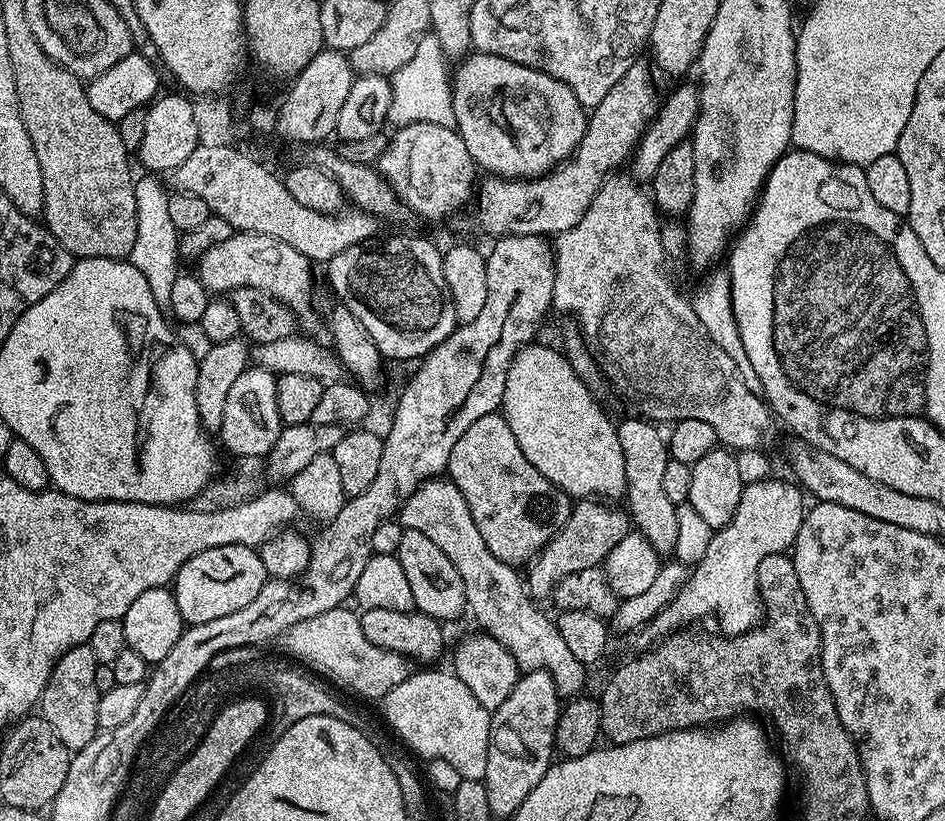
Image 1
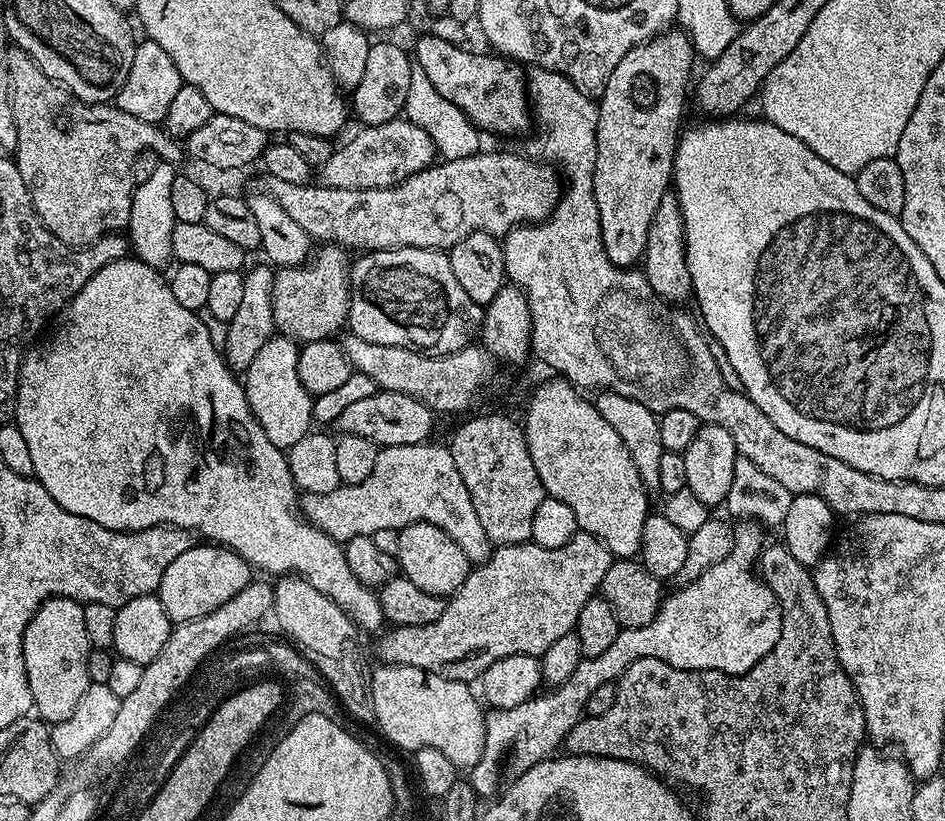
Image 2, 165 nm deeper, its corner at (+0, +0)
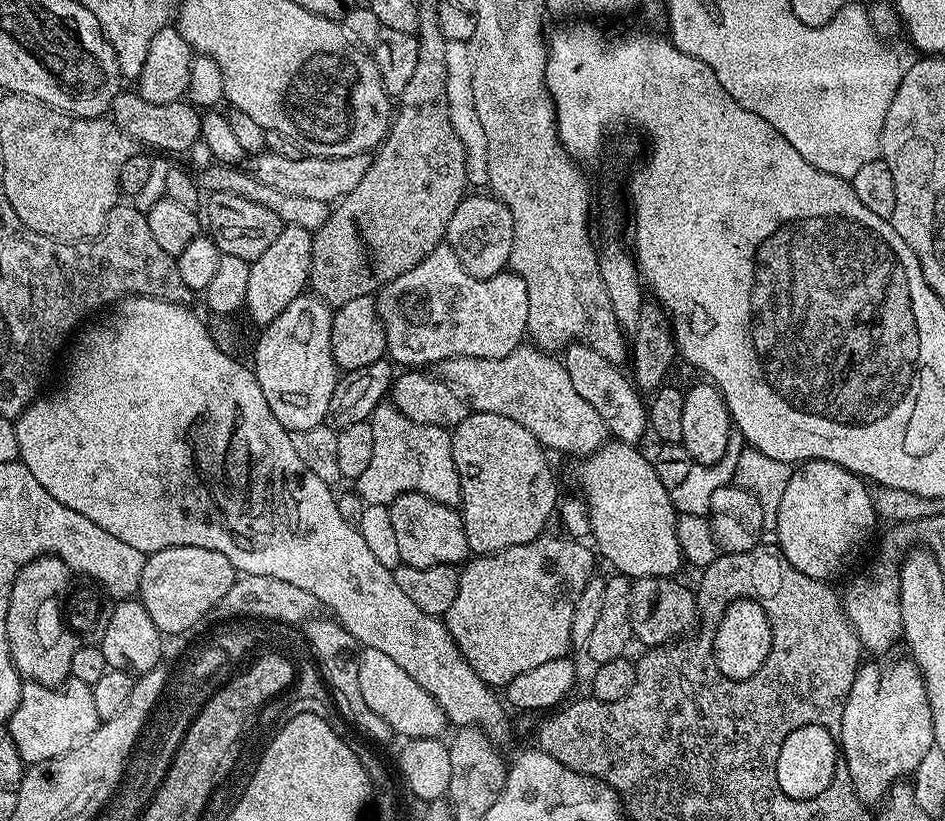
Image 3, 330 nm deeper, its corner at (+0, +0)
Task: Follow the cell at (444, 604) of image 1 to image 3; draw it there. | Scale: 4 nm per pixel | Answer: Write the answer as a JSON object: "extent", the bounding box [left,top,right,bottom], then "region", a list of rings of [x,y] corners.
{"extent":[388,492,469,568],"region":[[[407,492],[394,498],[388,509],[390,523],[394,525],[394,535],[398,541],[401,564],[409,564],[415,568],[443,564],[460,566],[469,559],[464,518],[457,509],[442,502],[434,502],[434,498],[426,498],[417,492]]]}

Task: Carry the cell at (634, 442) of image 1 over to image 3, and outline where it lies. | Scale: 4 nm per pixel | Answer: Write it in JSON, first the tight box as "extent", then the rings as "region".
{"extent":[562,343,650,445],"region":[[[577,343],[563,349],[562,363],[566,374],[570,374],[570,383],[574,385],[574,390],[578,390],[578,395],[586,398],[586,402],[590,402],[590,406],[594,406],[594,411],[601,416],[602,422],[606,422],[609,437],[622,444],[639,445],[644,432],[646,436],[650,428],[648,408],[645,401],[644,404],[640,401],[641,393],[626,375],[625,369],[602,358],[598,350],[590,350],[590,346]]]}

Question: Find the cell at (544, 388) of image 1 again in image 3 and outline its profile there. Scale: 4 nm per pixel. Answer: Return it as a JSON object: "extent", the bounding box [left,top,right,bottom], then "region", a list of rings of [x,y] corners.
{"extent":[576,442,682,580],"region":[[[609,442],[602,445],[598,451],[583,457],[576,468],[576,480],[580,483],[579,495],[587,505],[591,539],[596,539],[594,548],[597,553],[604,555],[608,564],[613,564],[619,575],[632,580],[650,578],[651,576],[677,575],[682,557],[678,546],[676,533],[676,507],[672,505],[672,493],[654,474],[654,466],[650,466],[647,455],[639,452],[639,447],[619,442]]]}

